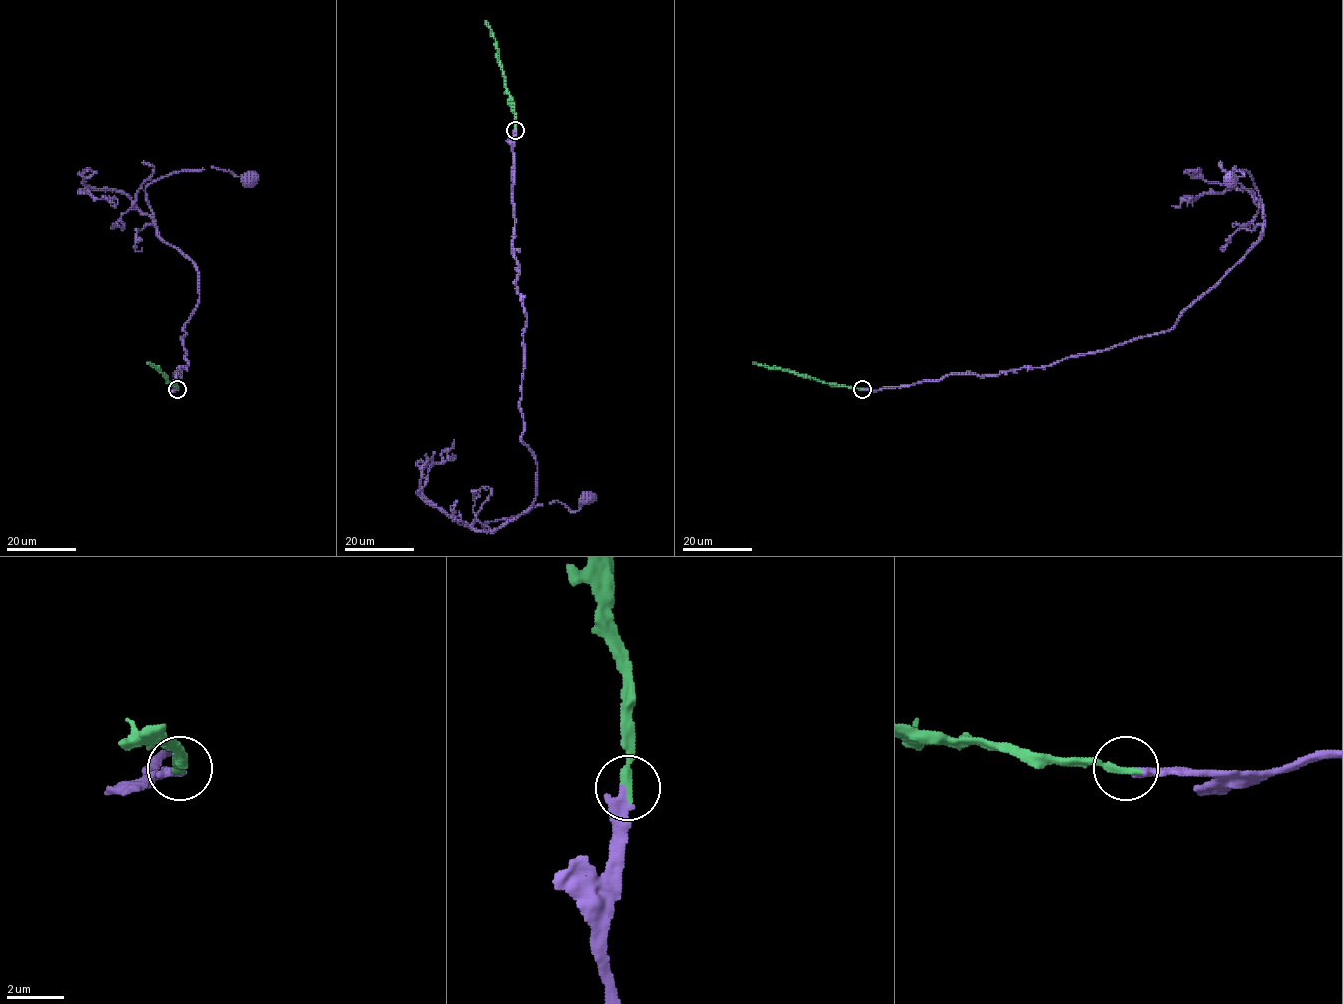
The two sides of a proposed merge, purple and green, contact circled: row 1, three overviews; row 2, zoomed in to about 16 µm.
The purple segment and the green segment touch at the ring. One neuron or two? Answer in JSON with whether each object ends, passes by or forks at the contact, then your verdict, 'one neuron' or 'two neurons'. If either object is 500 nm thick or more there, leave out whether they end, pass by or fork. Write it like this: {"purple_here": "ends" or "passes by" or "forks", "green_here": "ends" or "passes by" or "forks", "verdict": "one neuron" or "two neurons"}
{"purple_here": "ends", "green_here": "ends", "verdict": "one neuron"}

